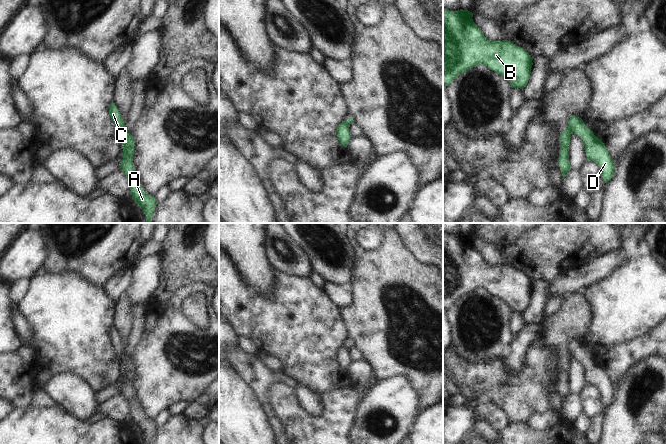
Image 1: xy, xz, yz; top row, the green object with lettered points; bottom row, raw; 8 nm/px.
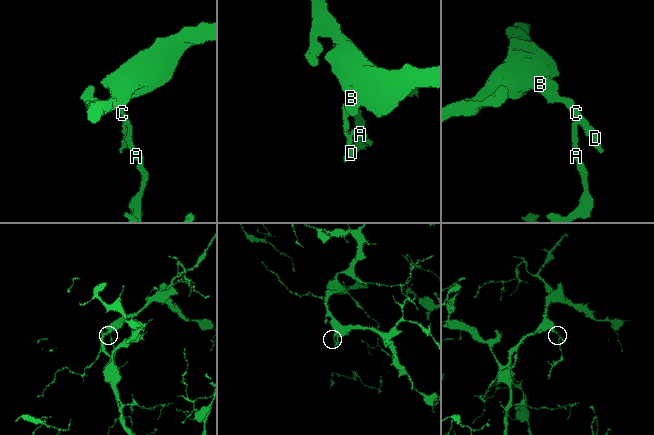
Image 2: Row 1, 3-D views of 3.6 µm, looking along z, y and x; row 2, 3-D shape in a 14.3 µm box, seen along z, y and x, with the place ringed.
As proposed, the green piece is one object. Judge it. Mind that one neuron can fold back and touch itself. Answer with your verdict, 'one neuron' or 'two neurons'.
two neurons

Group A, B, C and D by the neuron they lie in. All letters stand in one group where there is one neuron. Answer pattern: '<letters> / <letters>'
A / B C D

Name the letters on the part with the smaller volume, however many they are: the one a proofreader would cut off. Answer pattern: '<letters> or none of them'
A

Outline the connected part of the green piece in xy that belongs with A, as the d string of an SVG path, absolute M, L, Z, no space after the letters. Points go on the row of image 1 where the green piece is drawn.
M124 128L121 133L121 141L123 144L123 152L121 153L123 159L120 161L120 171L124 172L128 178L132 199L139 205L140 209L144 211L146 223L150 223L157 202L154 196L147 194L143 190L136 175L132 162L135 140L126 128Z

